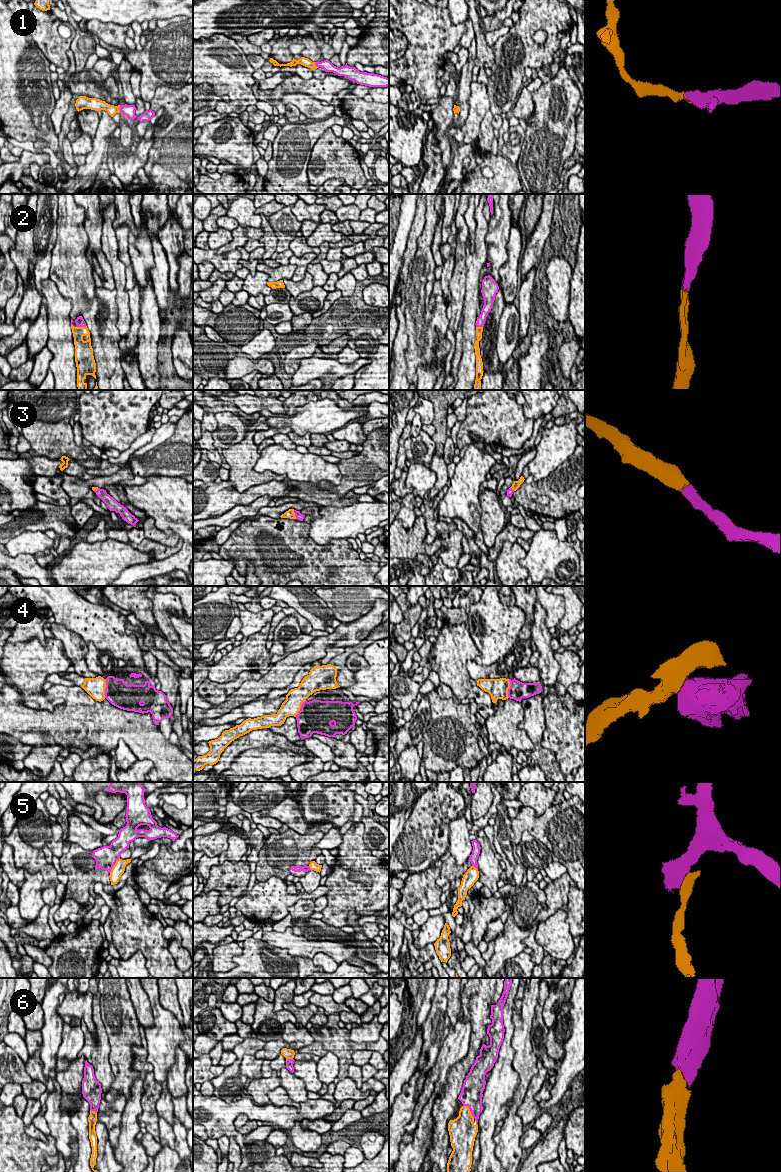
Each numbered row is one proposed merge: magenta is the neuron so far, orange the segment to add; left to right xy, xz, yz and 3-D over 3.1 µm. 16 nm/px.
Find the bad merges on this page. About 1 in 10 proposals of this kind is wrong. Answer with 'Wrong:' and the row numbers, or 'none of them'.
Wrong: 4, 5

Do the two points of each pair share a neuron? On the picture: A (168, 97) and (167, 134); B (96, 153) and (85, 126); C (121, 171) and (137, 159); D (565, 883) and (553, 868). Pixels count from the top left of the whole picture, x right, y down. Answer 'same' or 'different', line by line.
A: same
B: different
C: same
D: different

